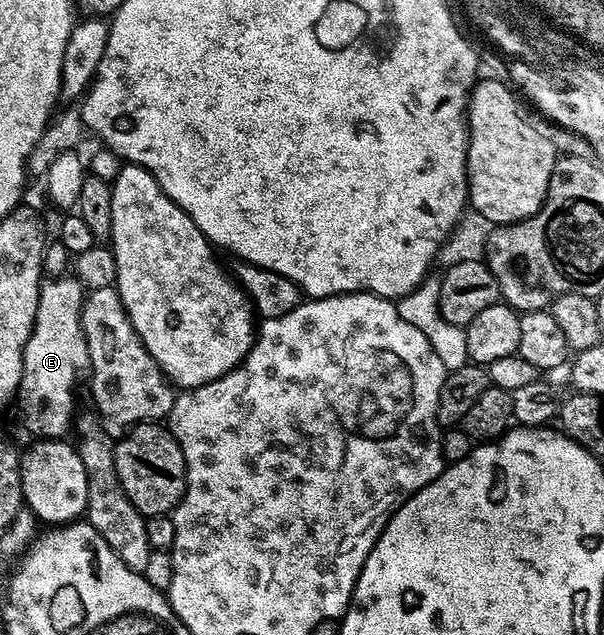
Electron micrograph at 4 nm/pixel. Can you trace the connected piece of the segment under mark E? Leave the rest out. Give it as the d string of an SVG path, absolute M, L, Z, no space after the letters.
M68 274L49 279L40 285L38 314L30 338L24 347L24 373L18 393L18 405L20 404L20 416L30 431L48 428L42 432L45 440L57 439L58 432L52 428L68 428L72 424L72 411L76 408L75 402L72 401L72 391L76 388L76 371L79 370L80 360L82 364L82 357L86 352L84 331L80 325L80 309L84 306L85 295L85 286Z

